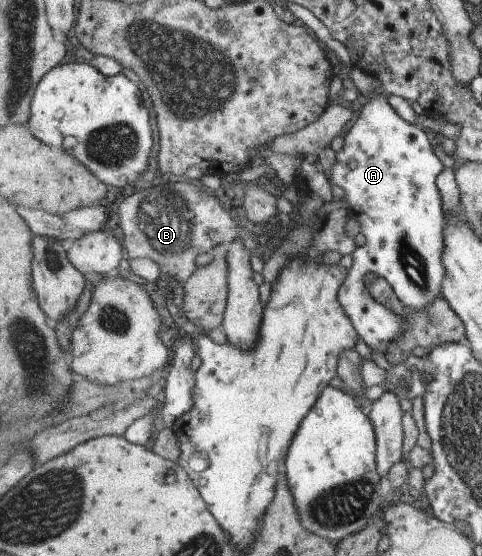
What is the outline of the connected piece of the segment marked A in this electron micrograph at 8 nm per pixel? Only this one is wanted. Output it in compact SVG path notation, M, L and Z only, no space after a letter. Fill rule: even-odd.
M374 92L374 96L370 96L369 101L366 100L353 126L344 135L343 147L335 154L335 161L330 178L334 184L338 184L346 192L344 207L352 217L353 227L365 237L365 244L358 247L352 254L353 265L349 268L350 274L338 293L339 300L349 313L354 328L357 329L364 342L384 355L388 350L388 344L398 344L392 340L398 338L400 330L376 330L376 324L380 324L380 328L382 326L400 328L404 326L404 322L400 316L394 316L394 314L384 314L386 318L376 318L378 314L364 314L364 276L374 273L384 277L395 287L398 302L402 302L406 310L428 312L430 306L438 298L444 298L442 284L445 283L447 269L445 264L446 217L442 208L443 197L440 196L437 178L446 167L446 160L440 158L433 141L428 138L428 134L422 128L404 120L390 106L388 97L384 98L382 92Z

